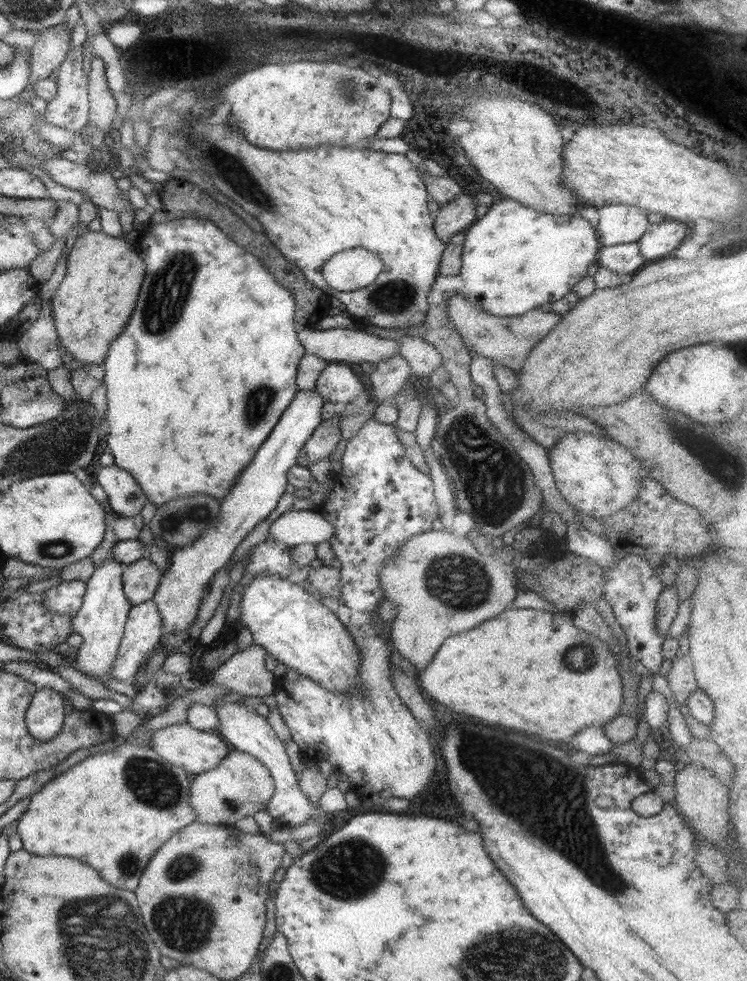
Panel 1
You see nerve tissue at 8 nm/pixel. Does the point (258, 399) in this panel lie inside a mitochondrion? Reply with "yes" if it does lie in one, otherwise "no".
yes

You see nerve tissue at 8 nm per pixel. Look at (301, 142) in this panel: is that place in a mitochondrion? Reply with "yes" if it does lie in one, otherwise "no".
no

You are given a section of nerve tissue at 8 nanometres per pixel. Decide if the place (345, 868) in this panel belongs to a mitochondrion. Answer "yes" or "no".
yes

